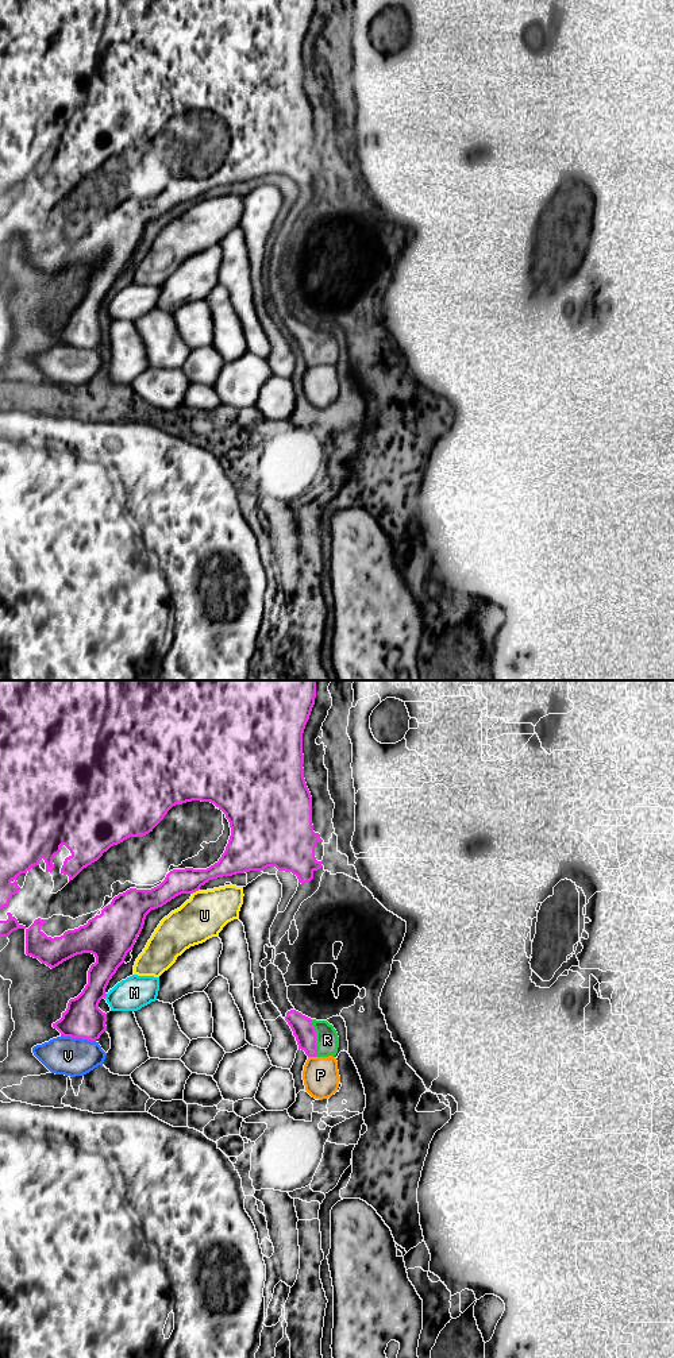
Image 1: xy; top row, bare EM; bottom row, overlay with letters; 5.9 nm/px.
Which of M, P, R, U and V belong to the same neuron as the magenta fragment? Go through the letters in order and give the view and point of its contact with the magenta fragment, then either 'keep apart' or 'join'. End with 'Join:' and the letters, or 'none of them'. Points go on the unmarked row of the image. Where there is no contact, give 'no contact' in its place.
M: xy (106, 304) | keep apart
P: xy (312, 365) | keep apart
R: xy (315, 347) | join
U: xy (195, 200) | keep apart
V: xy (79, 346) | keep apart
Join: R

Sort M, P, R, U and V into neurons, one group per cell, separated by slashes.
M / P / R / U / V

